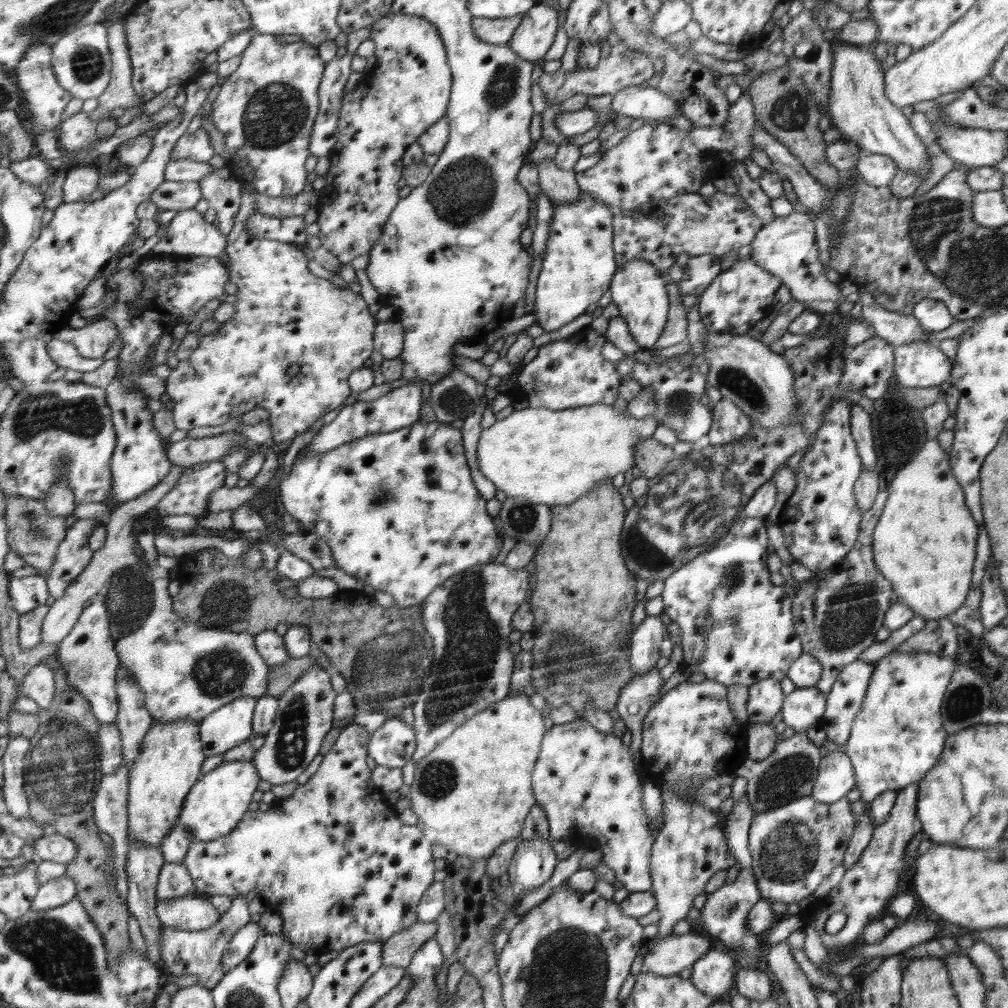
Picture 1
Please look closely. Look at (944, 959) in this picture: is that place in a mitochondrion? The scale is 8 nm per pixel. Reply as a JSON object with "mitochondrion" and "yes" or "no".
{"mitochondrion":"no"}

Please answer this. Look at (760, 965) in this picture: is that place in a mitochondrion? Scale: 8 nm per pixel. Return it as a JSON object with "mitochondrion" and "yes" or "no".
{"mitochondrion":"no"}

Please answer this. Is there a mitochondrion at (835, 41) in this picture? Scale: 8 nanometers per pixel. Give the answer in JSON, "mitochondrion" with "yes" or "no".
{"mitochondrion":"no"}

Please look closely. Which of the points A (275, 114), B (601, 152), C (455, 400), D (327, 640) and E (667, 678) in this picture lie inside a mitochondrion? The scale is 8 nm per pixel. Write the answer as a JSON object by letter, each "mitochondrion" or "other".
{"A":"mitochondrion","B":"other","C":"mitochondrion","D":"other","E":"other"}

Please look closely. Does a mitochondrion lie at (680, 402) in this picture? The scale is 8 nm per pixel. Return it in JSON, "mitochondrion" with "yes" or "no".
{"mitochondrion":"yes"}

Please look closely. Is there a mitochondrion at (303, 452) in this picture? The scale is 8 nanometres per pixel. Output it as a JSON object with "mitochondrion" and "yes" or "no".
{"mitochondrion":"no"}

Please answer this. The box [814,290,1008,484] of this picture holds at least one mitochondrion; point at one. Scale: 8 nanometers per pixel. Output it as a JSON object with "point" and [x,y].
{"point":[912,439]}

